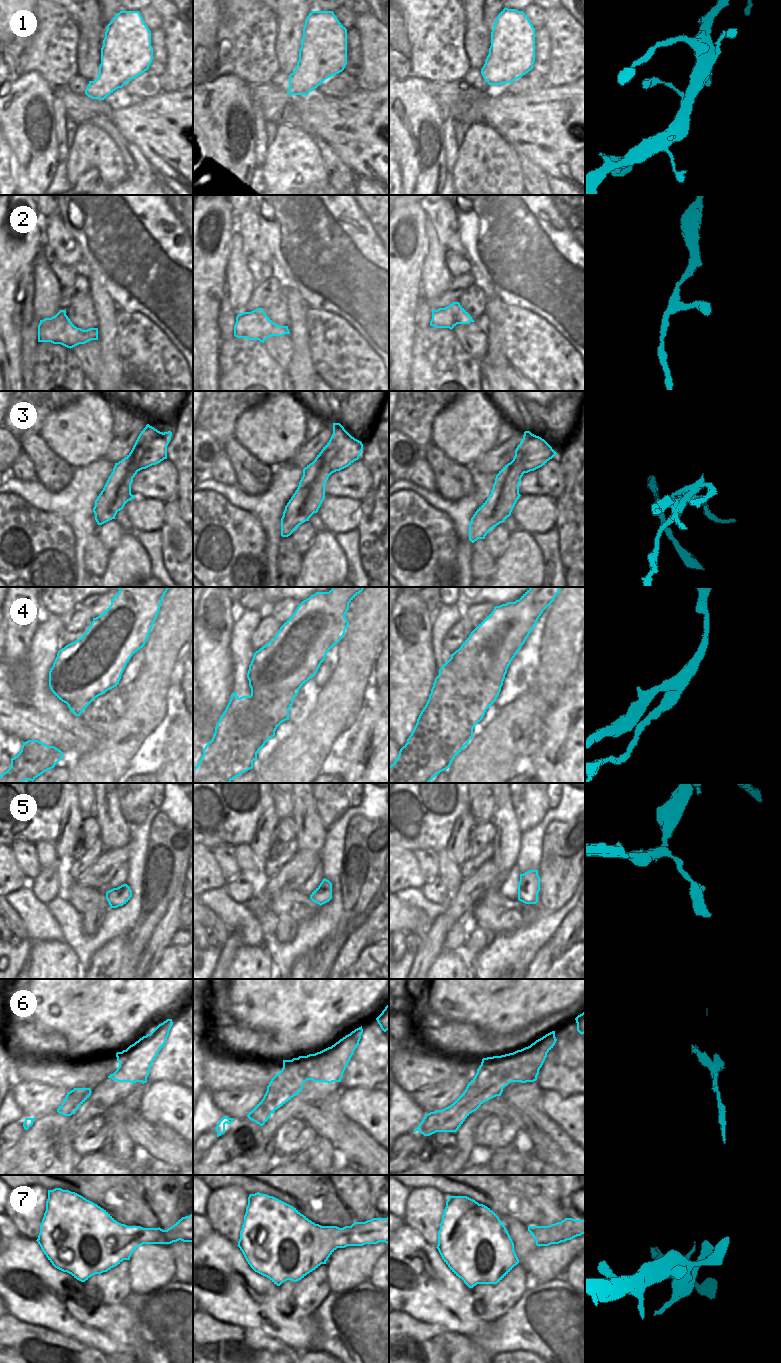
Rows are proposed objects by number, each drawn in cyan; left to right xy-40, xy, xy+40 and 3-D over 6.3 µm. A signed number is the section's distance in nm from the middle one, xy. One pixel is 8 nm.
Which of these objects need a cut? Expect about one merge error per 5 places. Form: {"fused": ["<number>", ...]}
{"fused": ["3", "4", "6"]}

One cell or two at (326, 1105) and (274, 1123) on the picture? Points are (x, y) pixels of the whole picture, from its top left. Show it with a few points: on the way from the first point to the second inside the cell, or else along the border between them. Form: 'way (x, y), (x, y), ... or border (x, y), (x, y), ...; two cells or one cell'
border (337, 1089), (314, 1103); two cells

